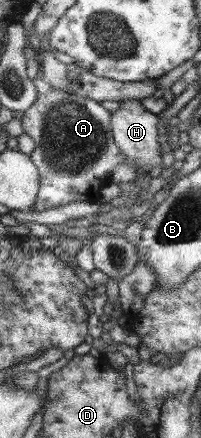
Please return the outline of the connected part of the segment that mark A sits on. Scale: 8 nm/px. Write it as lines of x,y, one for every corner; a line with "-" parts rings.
51,87
48,94
42,95
38,92
35,102
25,110
21,119
23,132
29,134
36,144
35,151
30,155
30,160
37,166
40,176
35,210
42,212
47,208
59,207
72,202
98,201
101,198
100,190
110,182
113,168
117,164
129,165
114,141
111,126
112,112
92,98
80,97

